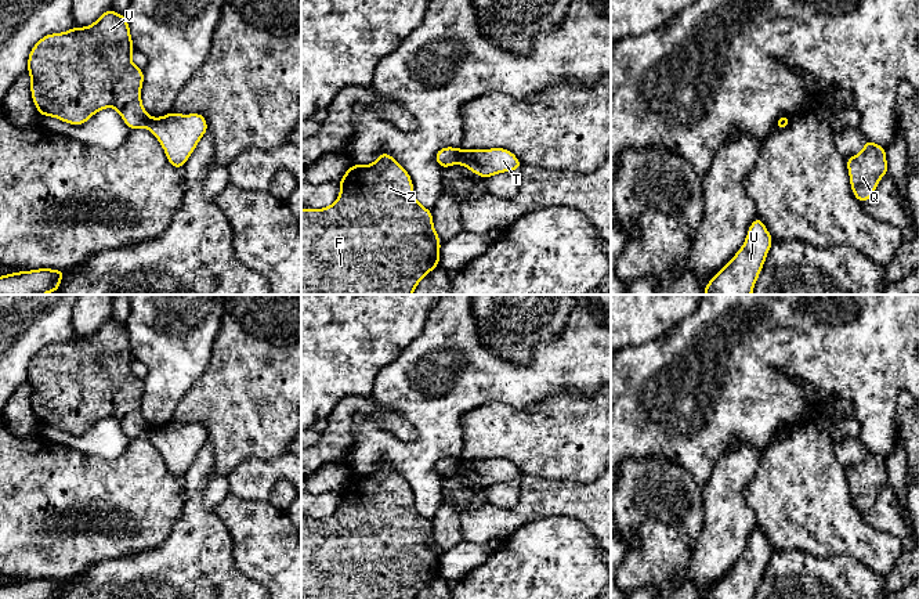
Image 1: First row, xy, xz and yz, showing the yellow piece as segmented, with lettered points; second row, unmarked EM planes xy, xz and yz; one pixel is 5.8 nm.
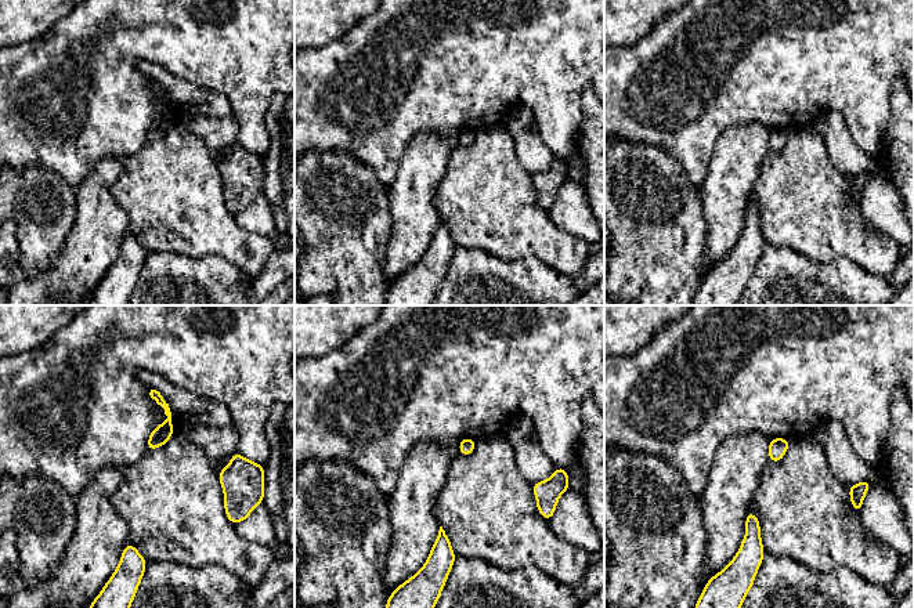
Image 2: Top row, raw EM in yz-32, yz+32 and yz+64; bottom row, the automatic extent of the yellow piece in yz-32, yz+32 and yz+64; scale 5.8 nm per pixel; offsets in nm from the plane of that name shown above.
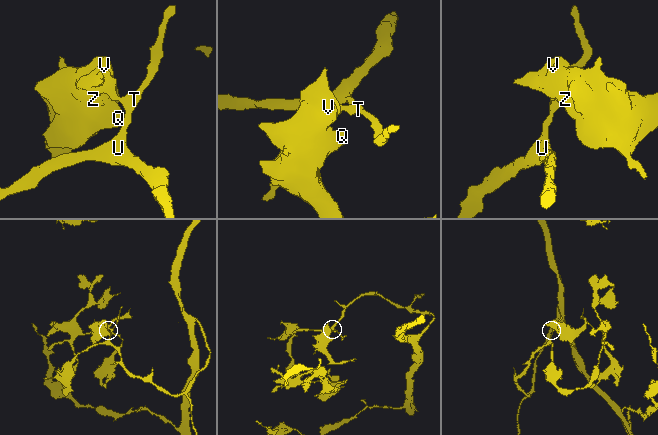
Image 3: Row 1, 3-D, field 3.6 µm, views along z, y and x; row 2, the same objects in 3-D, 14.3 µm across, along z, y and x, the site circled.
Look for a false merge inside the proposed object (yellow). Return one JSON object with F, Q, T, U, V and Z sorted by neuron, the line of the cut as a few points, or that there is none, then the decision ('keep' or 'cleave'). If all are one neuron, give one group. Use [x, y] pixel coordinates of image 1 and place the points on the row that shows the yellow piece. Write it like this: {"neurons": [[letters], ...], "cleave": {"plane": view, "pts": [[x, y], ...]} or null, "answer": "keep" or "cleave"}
{"neurons": [["F", "Q", "V", "Z"], ["T", "U"]], "cleave": {"plane": "xz", "pts": [[459, 150], [456, 162]]}, "answer": "cleave"}

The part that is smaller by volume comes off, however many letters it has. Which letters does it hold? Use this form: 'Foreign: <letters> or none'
Foreign: F, Q, V, Z

